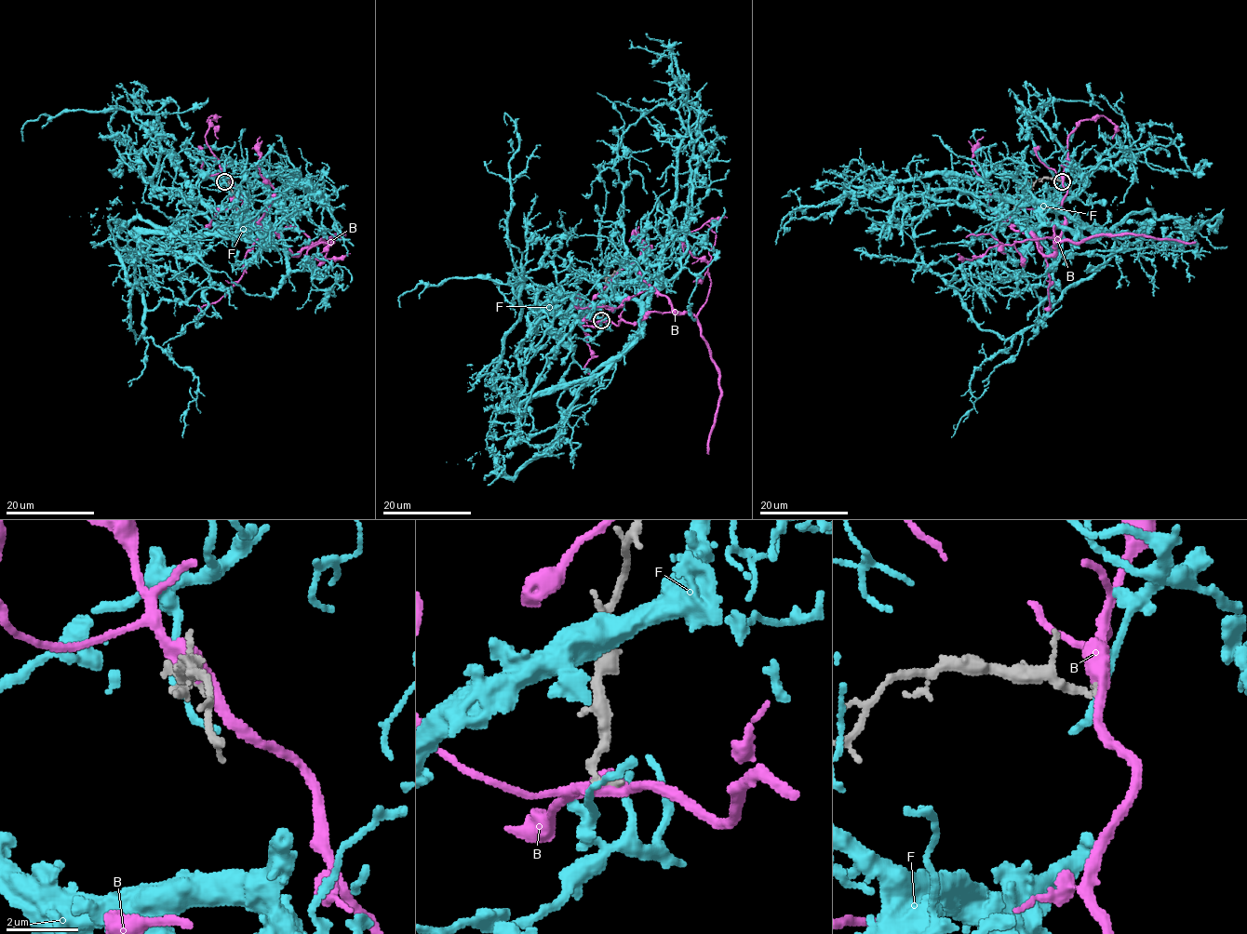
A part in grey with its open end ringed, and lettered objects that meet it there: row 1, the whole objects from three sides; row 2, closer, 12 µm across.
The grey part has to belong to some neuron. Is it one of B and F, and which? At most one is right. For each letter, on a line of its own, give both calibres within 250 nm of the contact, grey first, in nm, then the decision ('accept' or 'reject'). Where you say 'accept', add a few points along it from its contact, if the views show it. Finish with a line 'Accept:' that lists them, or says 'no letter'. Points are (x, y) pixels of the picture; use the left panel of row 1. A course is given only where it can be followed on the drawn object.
B: calibres 190 and 440 nm; reject
F: calibres 240 and 160 nm; reject
Accept: no letter

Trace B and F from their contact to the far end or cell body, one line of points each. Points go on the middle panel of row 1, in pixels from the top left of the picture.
B: (603, 321), (688, 312), (679, 313), (641, 276), (636, 262), (651, 249), (636, 229), (636, 242)
F: (602, 321), (571, 339), (584, 297), (520, 300), (506, 125)

